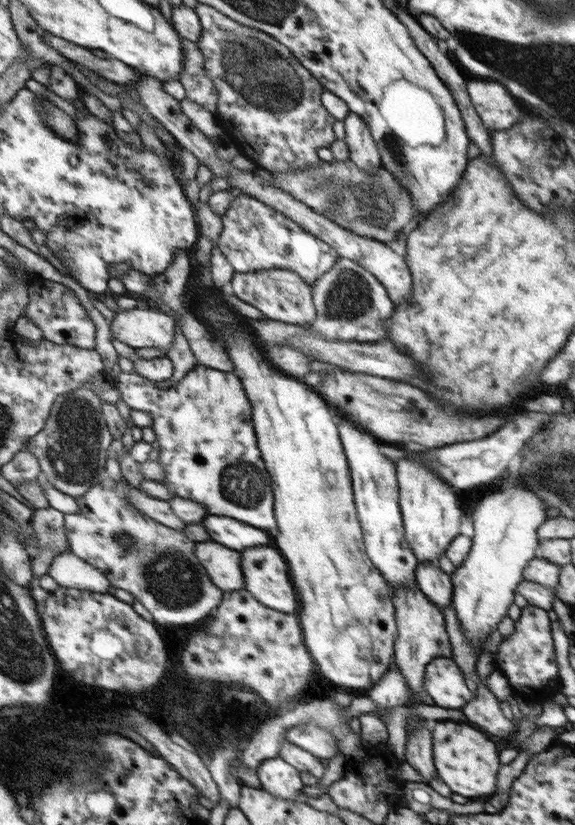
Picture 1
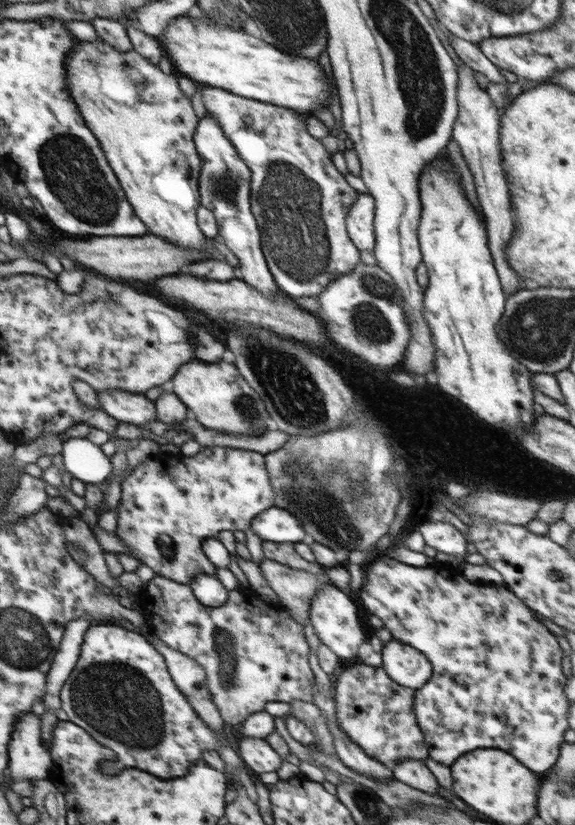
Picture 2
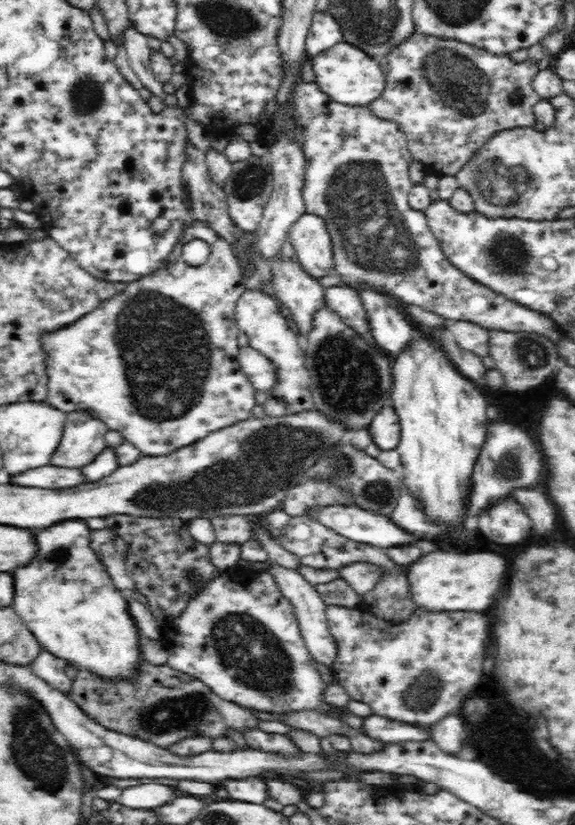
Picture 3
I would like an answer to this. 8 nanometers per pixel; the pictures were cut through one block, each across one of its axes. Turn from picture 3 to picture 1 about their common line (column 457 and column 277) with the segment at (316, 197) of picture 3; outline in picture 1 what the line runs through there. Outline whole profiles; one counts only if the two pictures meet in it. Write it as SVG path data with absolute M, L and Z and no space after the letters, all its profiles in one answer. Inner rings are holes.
M274 268L248 273L236 271L230 290L272 320L304 327L316 322L319 315L319 309L315 302L314 286L294 270Z

